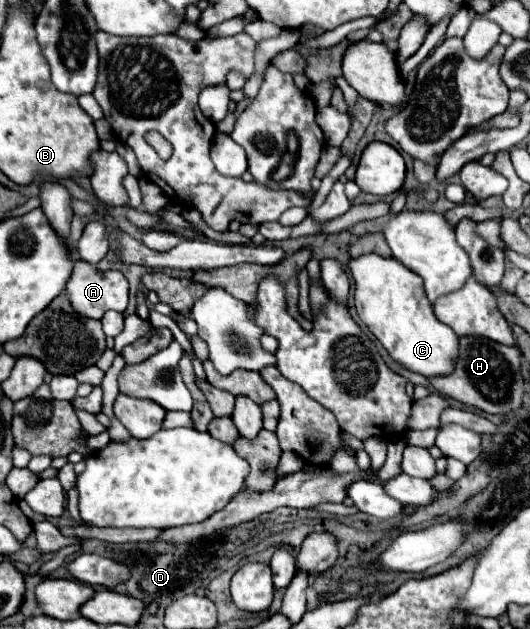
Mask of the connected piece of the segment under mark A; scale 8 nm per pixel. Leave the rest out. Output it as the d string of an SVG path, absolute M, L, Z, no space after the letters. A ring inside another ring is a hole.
M76 260L72 276L66 284L66 294L70 296L70 302L76 312L80 312L86 318L100 320L106 310L118 310L118 312L126 310L126 306L128 306L128 280L124 278L122 272L116 272L116 270L102 272L88 262Z

